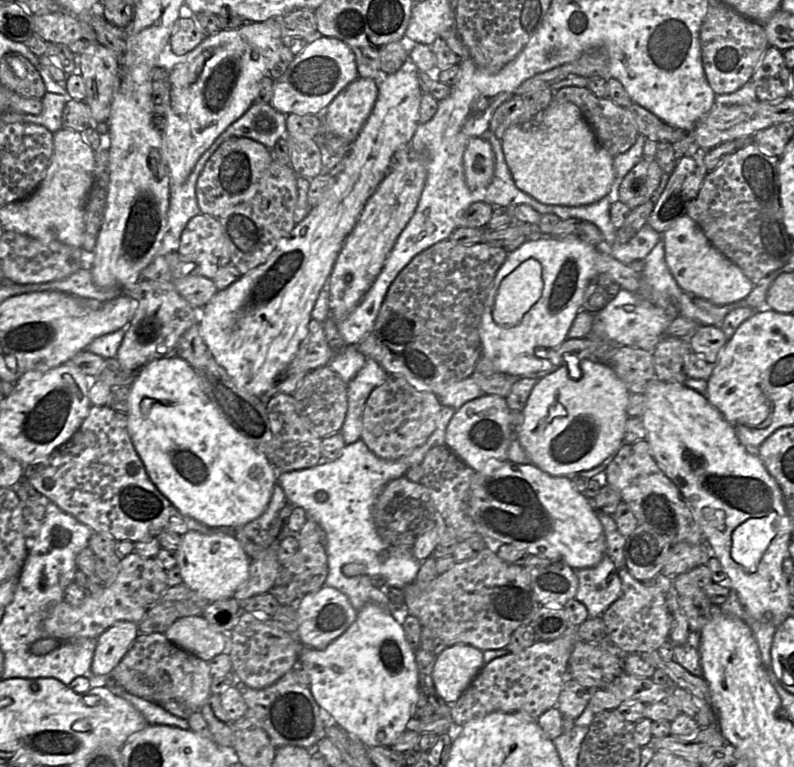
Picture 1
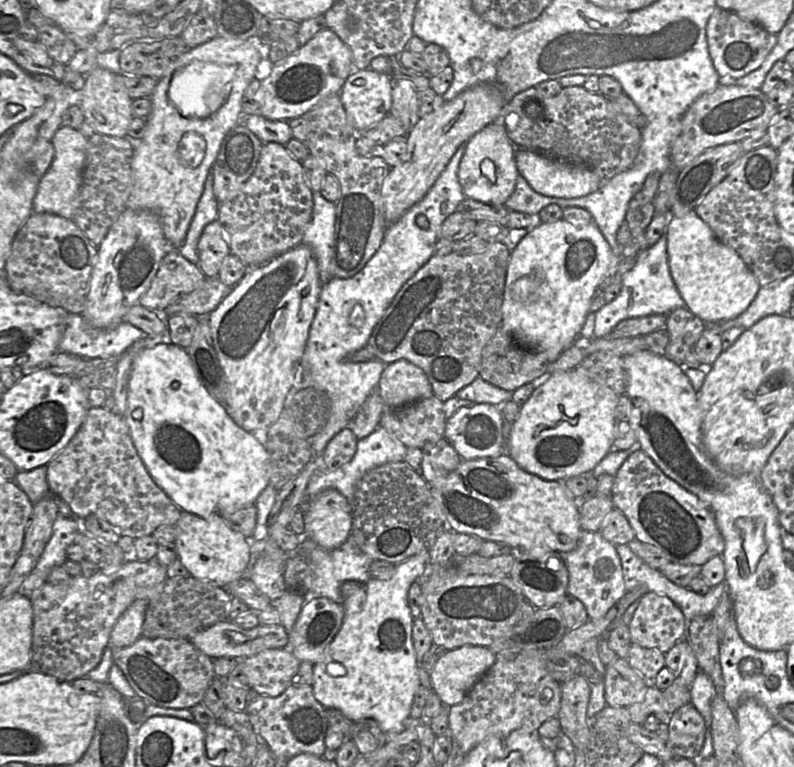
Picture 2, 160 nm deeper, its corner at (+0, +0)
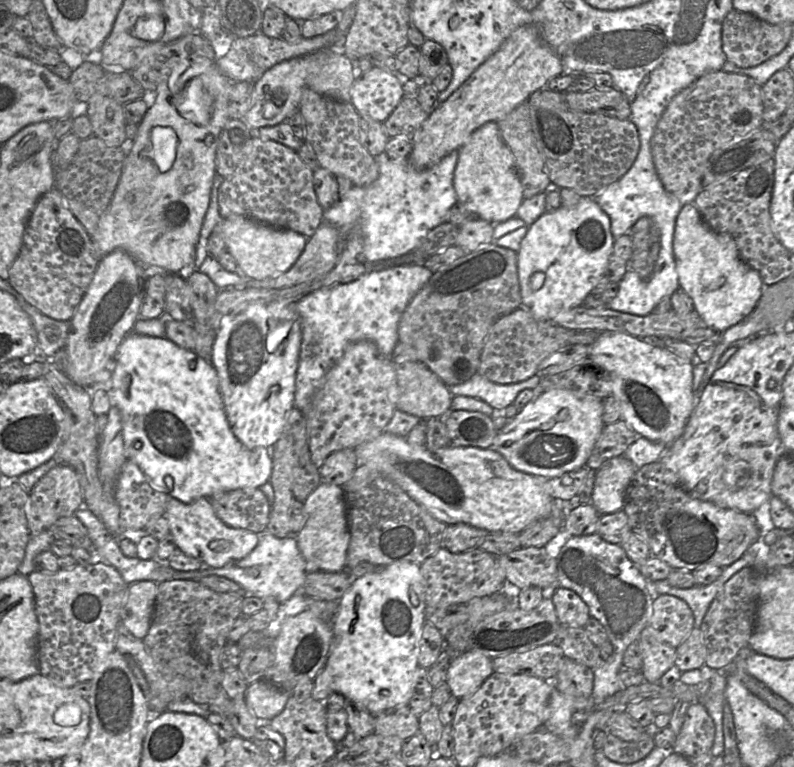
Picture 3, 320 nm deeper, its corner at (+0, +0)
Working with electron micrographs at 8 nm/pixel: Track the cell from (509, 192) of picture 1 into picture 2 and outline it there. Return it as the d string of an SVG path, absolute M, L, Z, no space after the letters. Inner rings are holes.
M517 177L515 190L504 206L510 212L539 214L542 207L554 204L555 197L541 195L534 191L525 178Z

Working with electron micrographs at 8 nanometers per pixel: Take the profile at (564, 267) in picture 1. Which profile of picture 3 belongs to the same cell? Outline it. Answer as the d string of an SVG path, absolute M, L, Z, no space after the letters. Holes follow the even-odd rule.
M581 197L573 208L543 213L521 241L517 252L522 306L539 320L552 321L560 312L581 306L604 275L614 238L610 219L594 197Z

